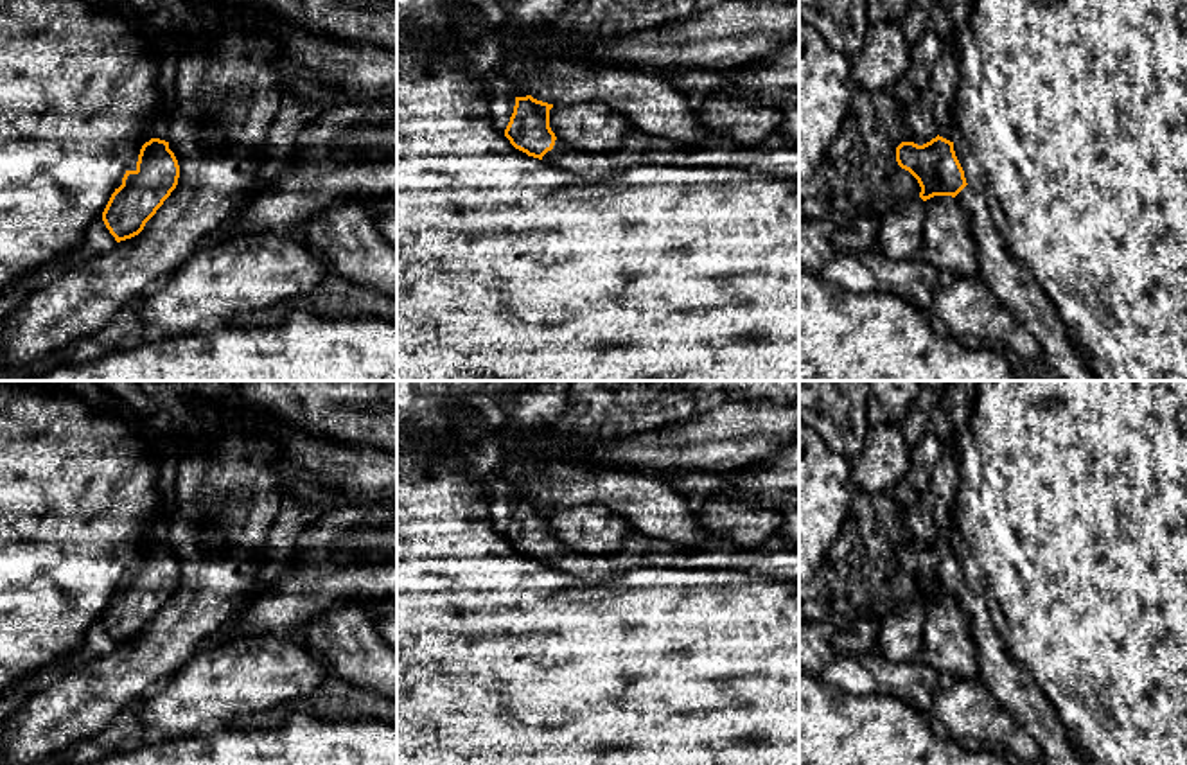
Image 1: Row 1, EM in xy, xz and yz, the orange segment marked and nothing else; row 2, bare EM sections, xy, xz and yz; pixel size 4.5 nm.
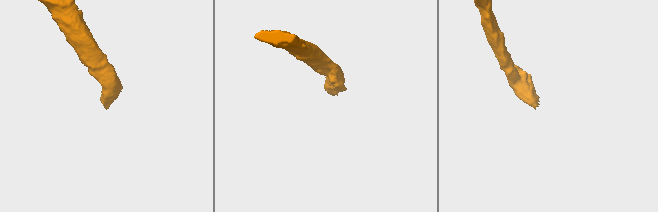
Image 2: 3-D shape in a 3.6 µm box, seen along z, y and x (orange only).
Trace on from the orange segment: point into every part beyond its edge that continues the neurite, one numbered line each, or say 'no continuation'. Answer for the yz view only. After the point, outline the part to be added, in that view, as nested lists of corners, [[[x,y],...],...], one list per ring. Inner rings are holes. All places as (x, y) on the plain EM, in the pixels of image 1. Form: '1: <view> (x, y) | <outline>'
1: yz (1013, 686) | [[[966,587],[955,603],[972,634],[980,681],[993,699],[1038,743],[1047,765],[1085,765],[1034,677],[1007,654],[980,598]]]

